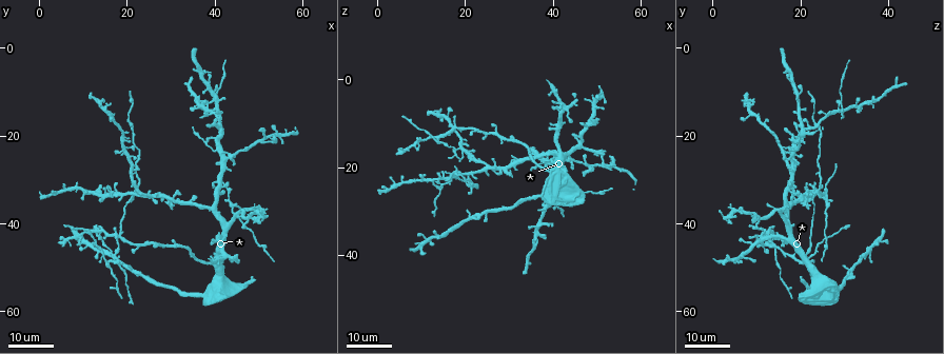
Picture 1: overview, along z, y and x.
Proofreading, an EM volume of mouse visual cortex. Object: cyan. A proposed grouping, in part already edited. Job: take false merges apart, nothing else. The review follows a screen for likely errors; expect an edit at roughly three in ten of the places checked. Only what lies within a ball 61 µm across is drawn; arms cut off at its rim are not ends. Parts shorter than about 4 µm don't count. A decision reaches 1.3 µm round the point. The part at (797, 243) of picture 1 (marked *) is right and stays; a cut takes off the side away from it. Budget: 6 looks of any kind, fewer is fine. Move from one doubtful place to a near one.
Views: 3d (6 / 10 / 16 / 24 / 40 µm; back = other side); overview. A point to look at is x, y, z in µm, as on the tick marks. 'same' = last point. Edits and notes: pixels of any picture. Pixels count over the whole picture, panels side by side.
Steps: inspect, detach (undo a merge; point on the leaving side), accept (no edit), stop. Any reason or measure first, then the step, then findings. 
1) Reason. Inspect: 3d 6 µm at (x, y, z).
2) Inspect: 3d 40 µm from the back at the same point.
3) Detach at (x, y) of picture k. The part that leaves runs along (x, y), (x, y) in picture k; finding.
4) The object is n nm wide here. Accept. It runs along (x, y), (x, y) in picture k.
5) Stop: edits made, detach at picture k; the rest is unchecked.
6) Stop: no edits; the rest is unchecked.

Thin neck. Inspect: 3d 24 µm at (43.5, 34.5, 26.0).

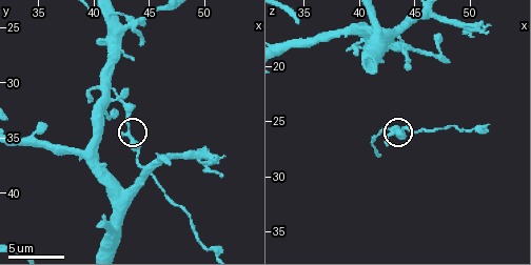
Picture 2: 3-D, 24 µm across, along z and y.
Inspect: 3d 6 µm at the same point.

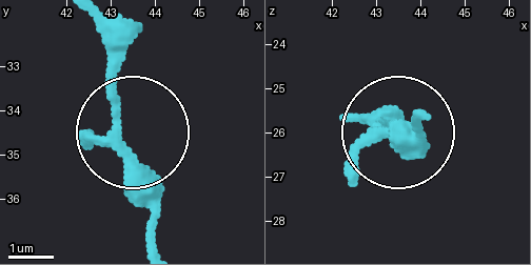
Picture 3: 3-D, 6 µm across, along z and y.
The object is 170 nm wide here. Accept. Continuous, no second neuron.

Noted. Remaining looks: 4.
Inspect: 3d 16 µm at (41.0, 32.5, 18.0).

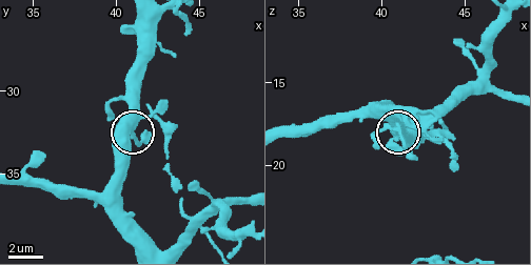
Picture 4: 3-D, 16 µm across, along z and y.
Inspect: 3d 10 µm at the same point.

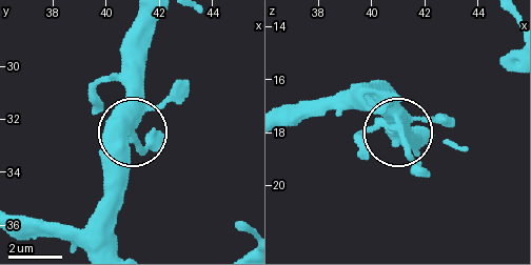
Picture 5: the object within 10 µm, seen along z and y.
Accept. It runs along (382, 98), (398, 125), (446, 123) in picture 5; continuous, no second neuron.

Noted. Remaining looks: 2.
A fork. Inspect: 3d 24 µm at (21.0, 34.0, 22.5).

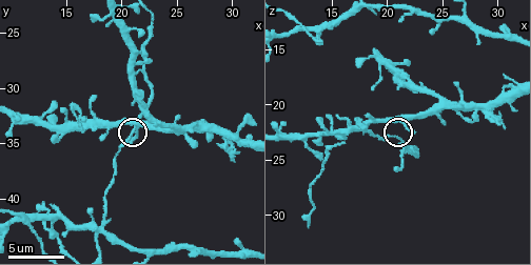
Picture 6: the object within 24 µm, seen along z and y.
Closer look. Inspect: 3d 10 µm at (21.2, 33.6, 22.8).

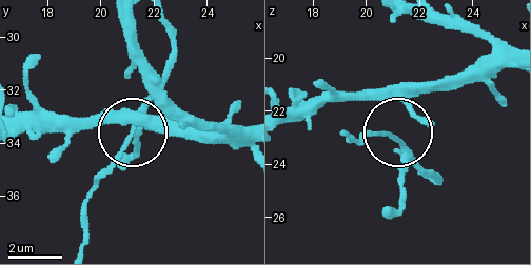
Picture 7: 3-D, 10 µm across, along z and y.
The side arm is 28 µm long. Accept. It runs along (511, 57), (477, 59), (416, 98), (398, 141), (428, 170) in picture 7; one neuron here.

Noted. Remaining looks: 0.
Stop: no edits; the rest is unchecked.

